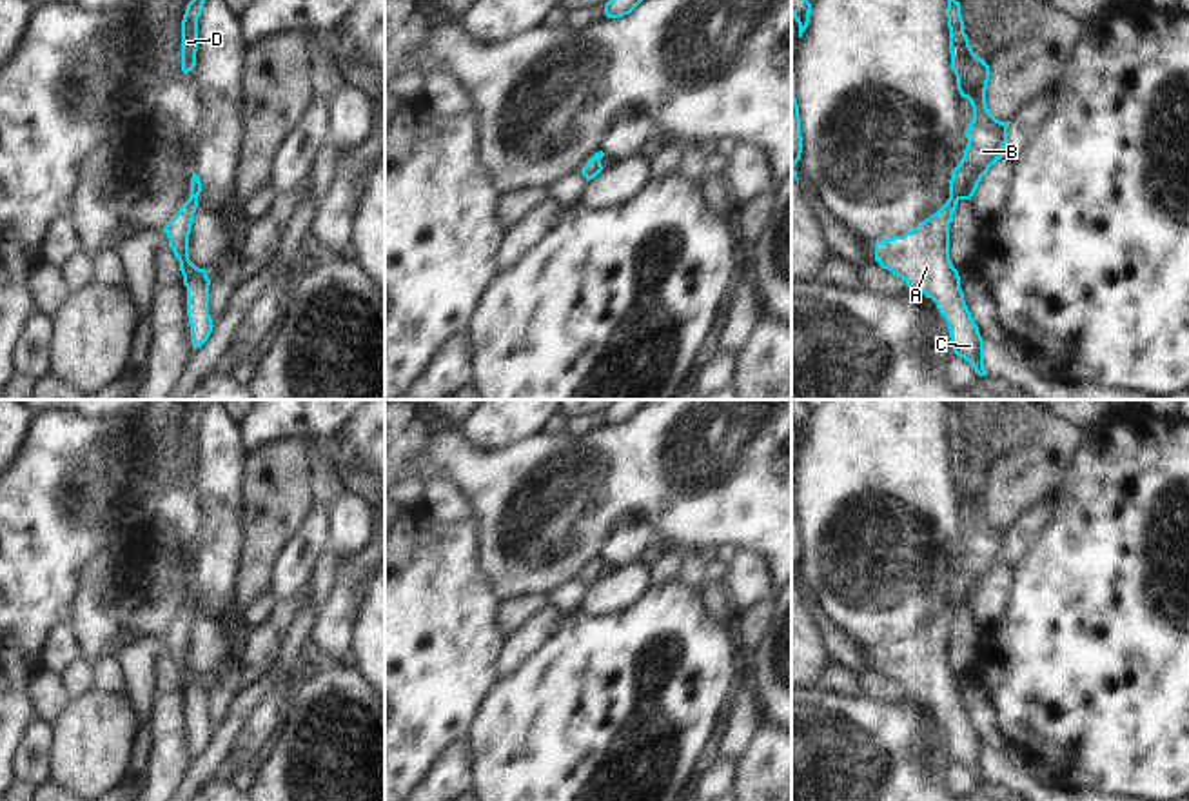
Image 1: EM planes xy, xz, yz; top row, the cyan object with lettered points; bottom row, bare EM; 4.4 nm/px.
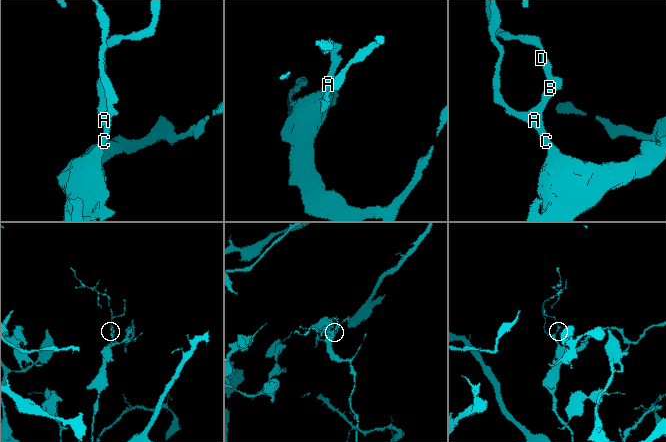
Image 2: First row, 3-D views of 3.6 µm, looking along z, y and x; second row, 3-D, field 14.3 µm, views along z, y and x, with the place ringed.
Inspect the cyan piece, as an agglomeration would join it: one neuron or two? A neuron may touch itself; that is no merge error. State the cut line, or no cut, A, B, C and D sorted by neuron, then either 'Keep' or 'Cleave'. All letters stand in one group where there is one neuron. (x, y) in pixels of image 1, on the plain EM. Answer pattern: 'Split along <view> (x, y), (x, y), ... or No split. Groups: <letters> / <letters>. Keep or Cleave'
No split. Groups: A B C D. Keep.

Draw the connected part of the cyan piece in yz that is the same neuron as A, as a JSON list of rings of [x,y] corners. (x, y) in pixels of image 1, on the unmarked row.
[[[948,403],[948,434],[951,476],[957,496],[973,514],[973,527],[966,538],[968,552],[949,587],[948,608],[904,643],[875,648],[875,667],[913,697],[919,696],[937,710],[944,723],[953,759],[971,770],[978,783],[984,776],[984,747],[964,708],[958,677],[949,667],[949,630],[957,608],[969,607],[982,583],[1004,563],[1011,529],[997,527],[986,510],[989,472],[978,465],[964,440],[960,409]]]

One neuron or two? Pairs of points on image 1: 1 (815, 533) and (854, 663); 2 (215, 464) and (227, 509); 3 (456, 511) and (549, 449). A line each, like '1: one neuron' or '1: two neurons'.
1: two neurons
2: one neuron
3: two neurons

